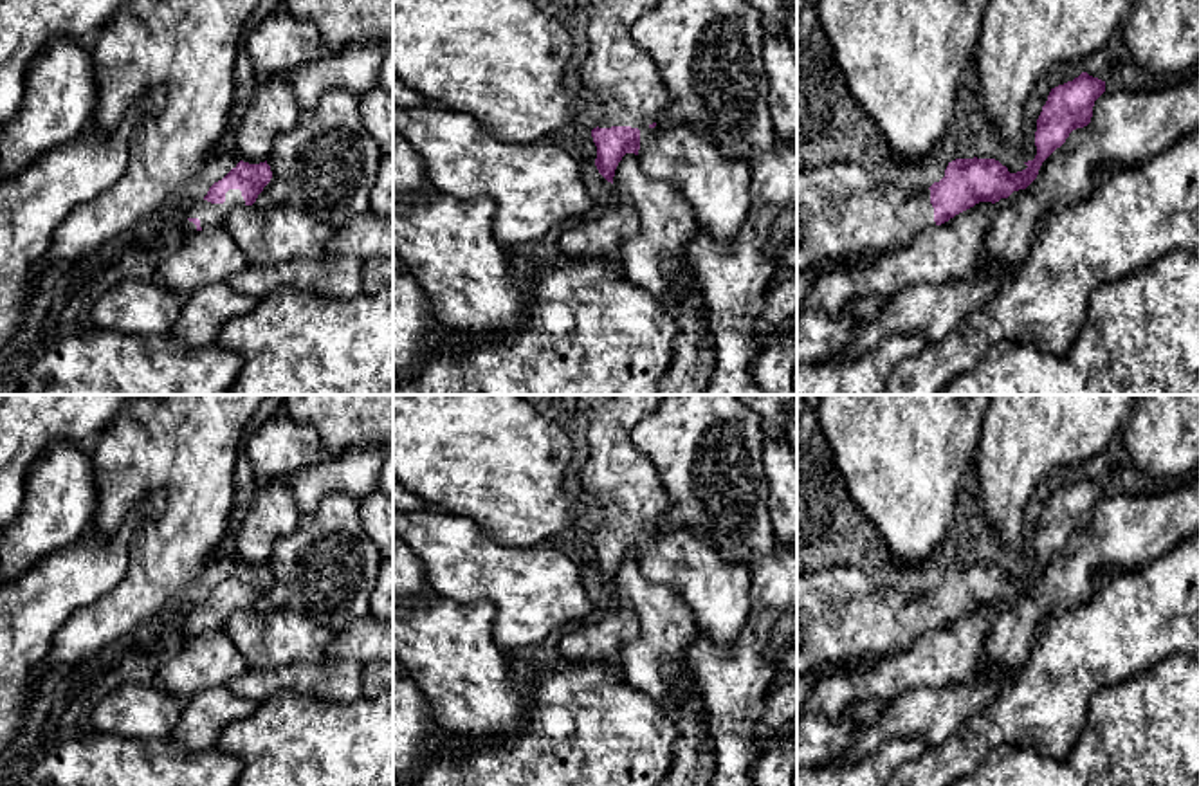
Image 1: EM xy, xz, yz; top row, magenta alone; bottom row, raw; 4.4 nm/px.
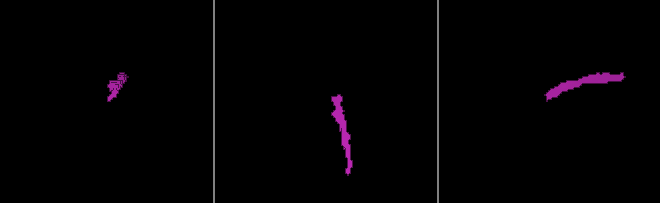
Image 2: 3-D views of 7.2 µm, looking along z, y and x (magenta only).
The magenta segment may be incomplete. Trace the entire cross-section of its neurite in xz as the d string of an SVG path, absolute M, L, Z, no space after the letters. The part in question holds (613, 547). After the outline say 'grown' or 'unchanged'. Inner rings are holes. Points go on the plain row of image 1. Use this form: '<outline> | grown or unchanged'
M577 395L584 415L588 458L579 485L604 508L604 523L591 534L595 570L613 588L626 557L638 559L640 534L654 532L667 510L664 485L651 462L635 449L629 433L665 395Z | grown

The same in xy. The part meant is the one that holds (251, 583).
M240 564L222 584L215 586L207 599L186 618L186 642L202 633L225 629L225 624L238 609L252 609L263 591L270 586L272 575L265 566L249 568Z | grown

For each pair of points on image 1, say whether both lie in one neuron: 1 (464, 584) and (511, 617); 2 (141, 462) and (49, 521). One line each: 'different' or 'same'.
1: same
2: different

